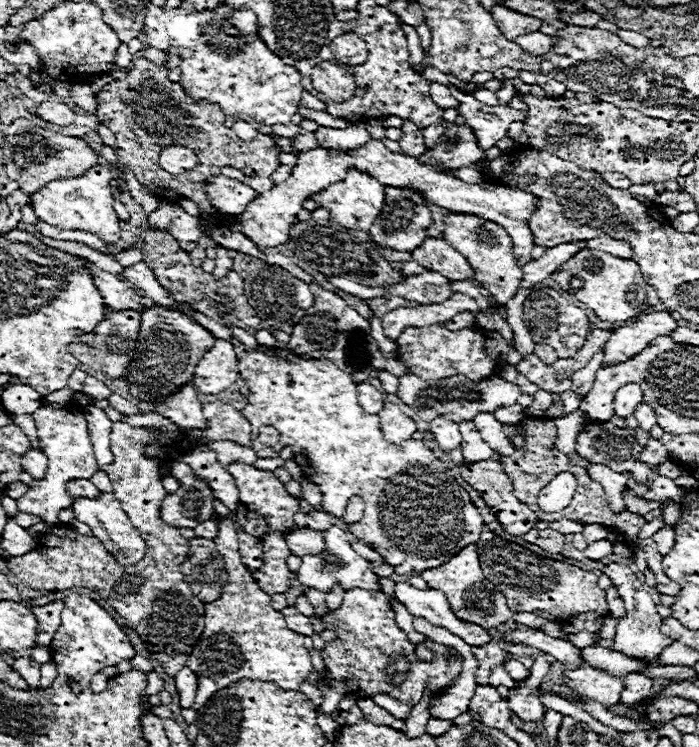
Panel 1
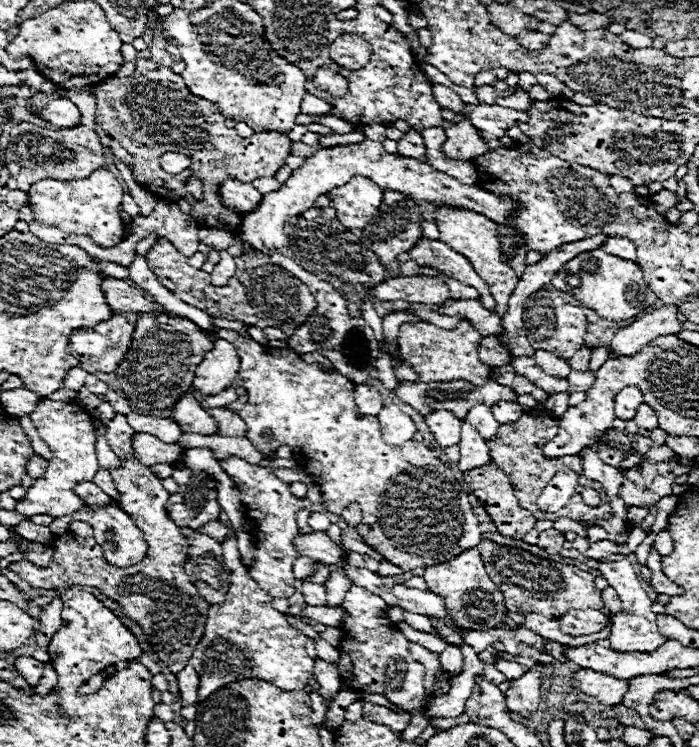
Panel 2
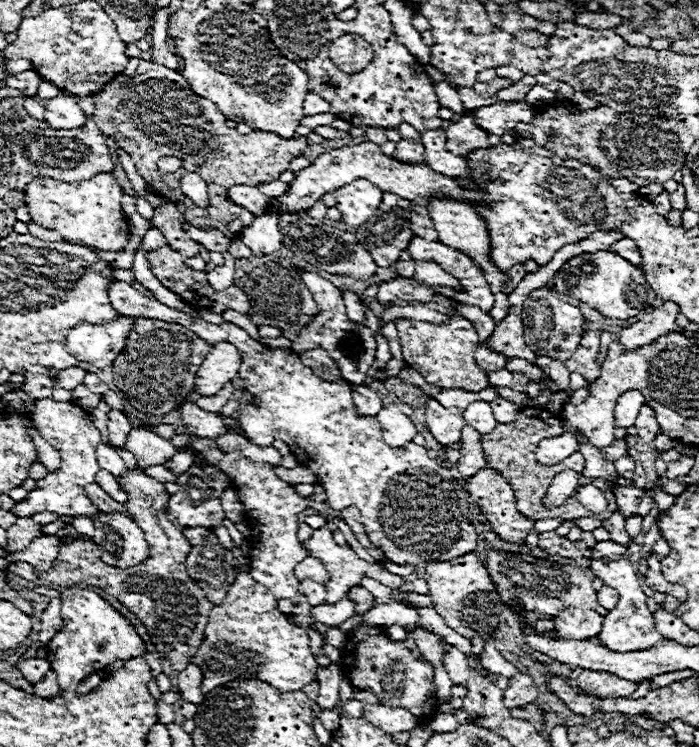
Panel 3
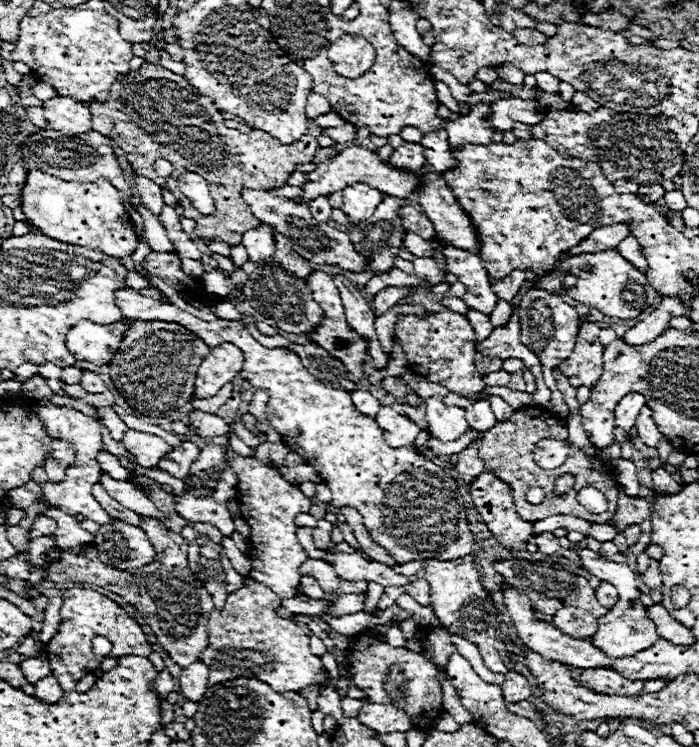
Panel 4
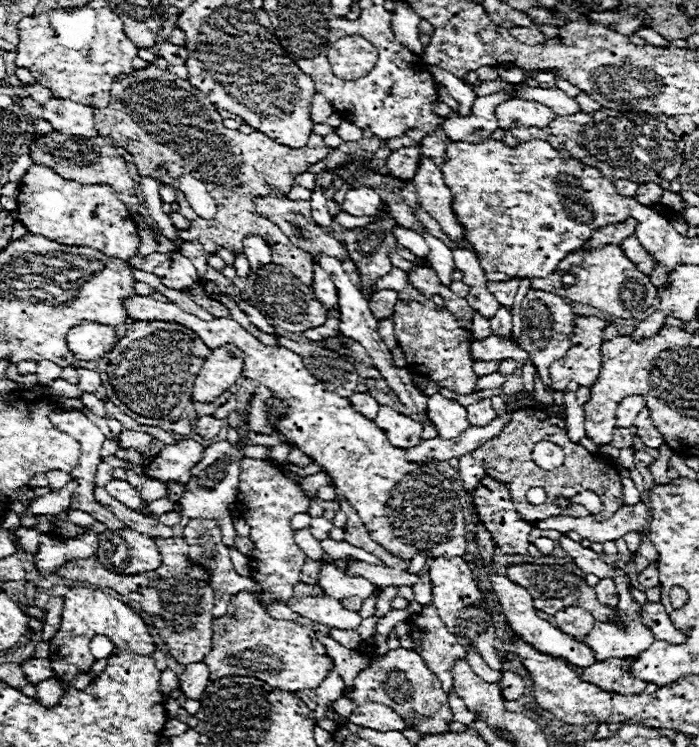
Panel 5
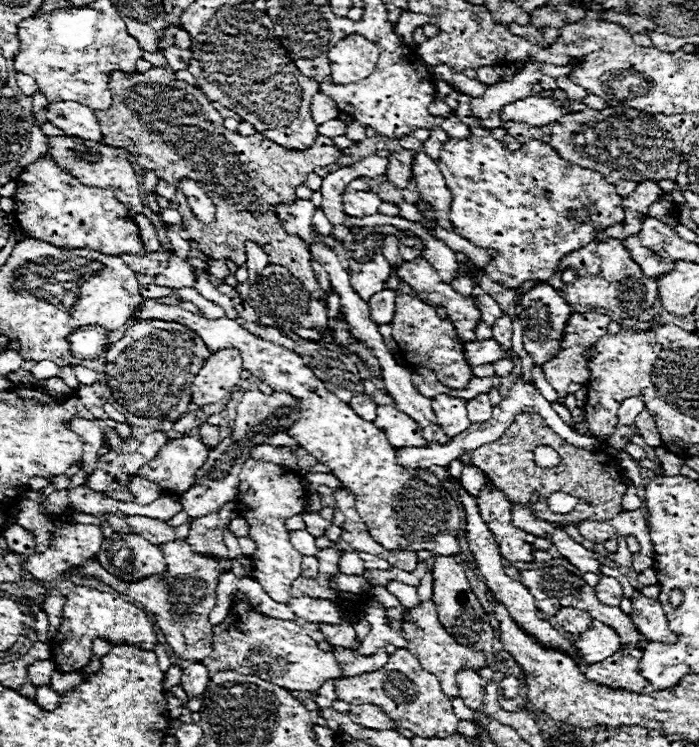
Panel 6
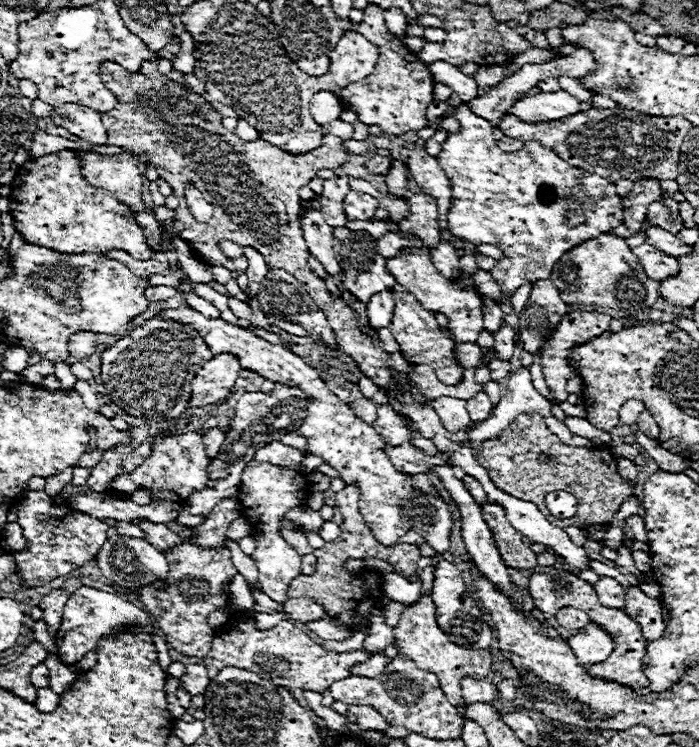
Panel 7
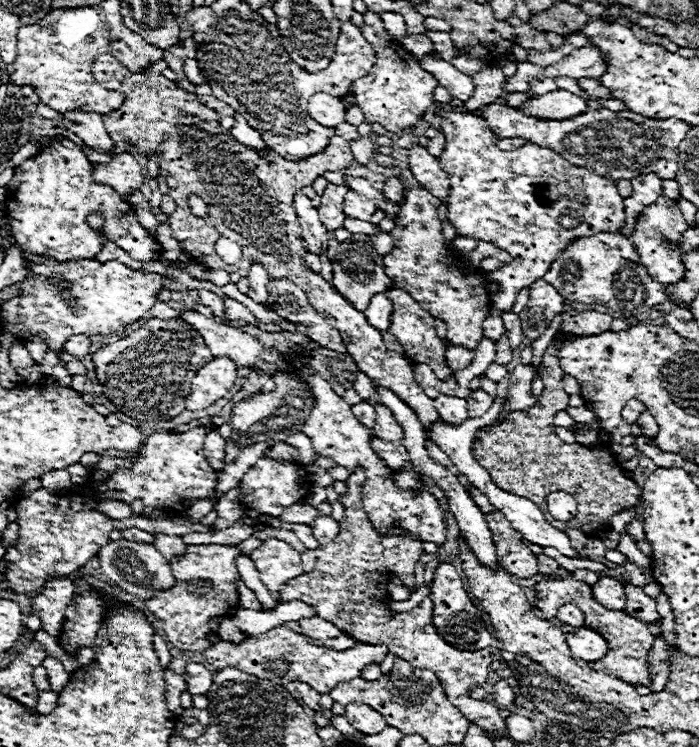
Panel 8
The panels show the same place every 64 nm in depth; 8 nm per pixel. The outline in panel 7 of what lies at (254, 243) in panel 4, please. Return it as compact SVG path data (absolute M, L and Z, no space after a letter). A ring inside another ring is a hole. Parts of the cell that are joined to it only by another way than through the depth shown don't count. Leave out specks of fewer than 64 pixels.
M244 248L244 256L248 258L246 276L248 276L248 280L250 280L250 284L248 284L250 294L252 294L252 296L258 296L258 290L262 288L264 276L268 274L268 266L266 266L262 254L256 252L254 248Z

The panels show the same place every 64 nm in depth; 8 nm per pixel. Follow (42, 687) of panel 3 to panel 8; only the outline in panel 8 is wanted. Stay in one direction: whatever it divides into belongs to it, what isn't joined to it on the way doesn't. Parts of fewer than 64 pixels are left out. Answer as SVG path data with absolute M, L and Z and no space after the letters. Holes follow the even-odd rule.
M40 692L38 694L38 706L36 706L36 712L40 714L48 714L56 708L56 702L58 702L58 694L56 692Z

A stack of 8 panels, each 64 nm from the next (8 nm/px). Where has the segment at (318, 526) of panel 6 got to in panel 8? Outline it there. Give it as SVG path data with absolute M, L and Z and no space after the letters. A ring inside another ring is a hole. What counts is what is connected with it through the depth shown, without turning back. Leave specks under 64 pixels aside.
M292 504L292 508L286 508L280 516L286 524L310 524L320 512L310 504Z

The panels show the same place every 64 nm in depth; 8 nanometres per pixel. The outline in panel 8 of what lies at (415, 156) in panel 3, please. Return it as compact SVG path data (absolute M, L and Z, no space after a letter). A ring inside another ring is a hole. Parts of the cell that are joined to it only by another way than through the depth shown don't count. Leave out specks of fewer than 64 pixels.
M390 178L390 180L386 180L386 188L382 190L382 194L390 202L400 202L404 196L404 186L398 178Z

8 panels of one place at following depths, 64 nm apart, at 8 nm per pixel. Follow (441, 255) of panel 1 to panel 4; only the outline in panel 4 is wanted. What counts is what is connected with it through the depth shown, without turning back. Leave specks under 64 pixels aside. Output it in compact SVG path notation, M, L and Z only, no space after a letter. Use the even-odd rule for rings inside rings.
M414 232L404 234L404 248L408 252L412 252L416 258L430 258L432 256L430 244L424 238L420 238L418 234L414 234ZM444 246L444 254L448 260L448 272L456 274L458 280L468 288L468 294L464 296L466 304L490 316L498 298L490 290L490 280L482 266L482 260L476 254L454 246Z

